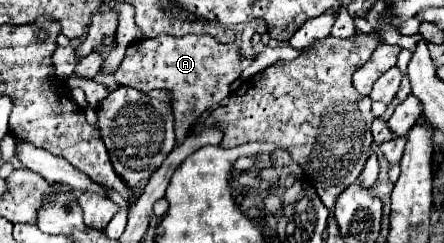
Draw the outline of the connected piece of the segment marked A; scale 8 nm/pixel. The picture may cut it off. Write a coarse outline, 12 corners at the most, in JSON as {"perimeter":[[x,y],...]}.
{"perimeter":[[210,35],[128,45],[114,73],[168,89],[176,143],[252,63]]}

